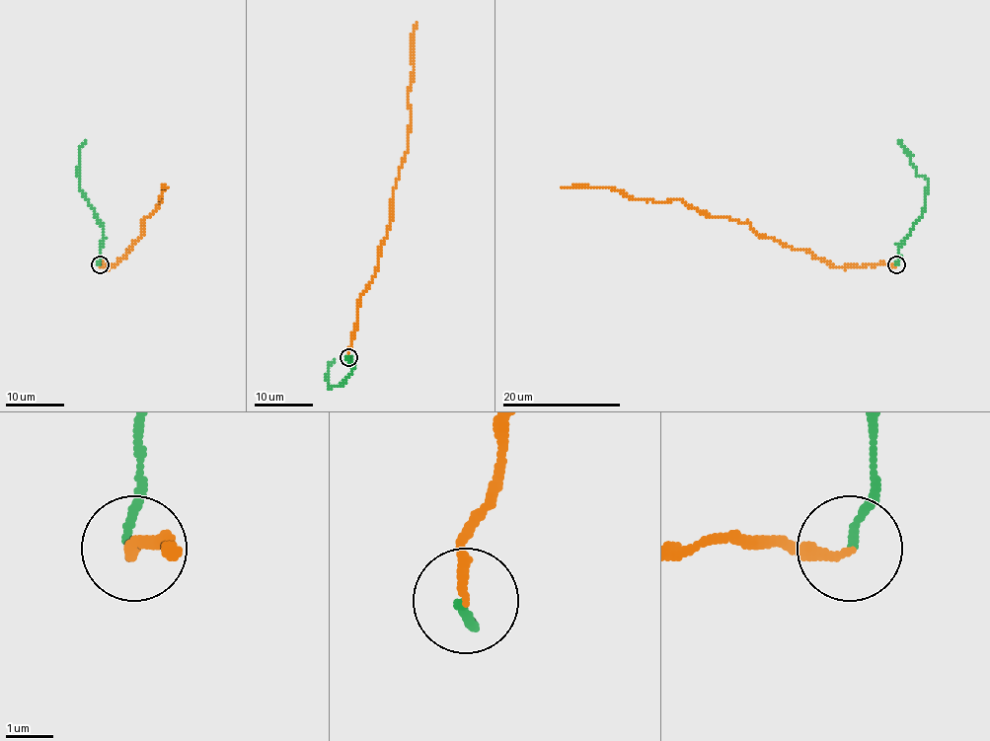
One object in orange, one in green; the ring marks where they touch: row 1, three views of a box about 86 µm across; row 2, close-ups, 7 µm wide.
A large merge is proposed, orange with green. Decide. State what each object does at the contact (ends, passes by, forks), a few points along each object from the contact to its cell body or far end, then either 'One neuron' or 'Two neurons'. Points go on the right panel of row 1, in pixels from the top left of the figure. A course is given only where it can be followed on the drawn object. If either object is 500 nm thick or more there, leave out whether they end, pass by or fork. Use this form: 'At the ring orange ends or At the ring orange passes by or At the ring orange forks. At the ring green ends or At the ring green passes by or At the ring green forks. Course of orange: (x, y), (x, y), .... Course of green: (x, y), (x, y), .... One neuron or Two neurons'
At the ring orange ends. At the ring green ends. Course of orange: (896, 265), (832, 266), (761, 237), (746, 222), (710, 218), (679, 200), (561, 188). Course of green: (896, 265), (899, 243), (923, 212), (927, 184), (927, 180), (915, 172), (911, 154), (899, 141). Two neurons

